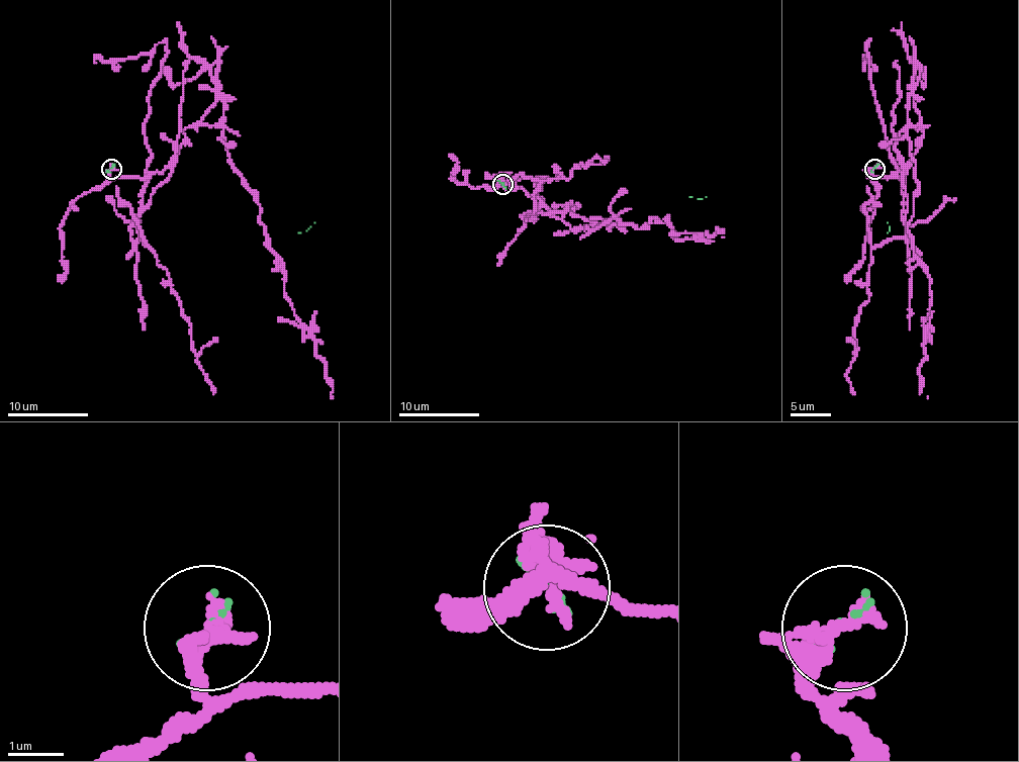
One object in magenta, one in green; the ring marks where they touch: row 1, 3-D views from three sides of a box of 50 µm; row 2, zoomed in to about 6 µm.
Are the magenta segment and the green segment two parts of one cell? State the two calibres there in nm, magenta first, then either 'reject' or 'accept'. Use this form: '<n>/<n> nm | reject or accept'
280/70 nm | reject

